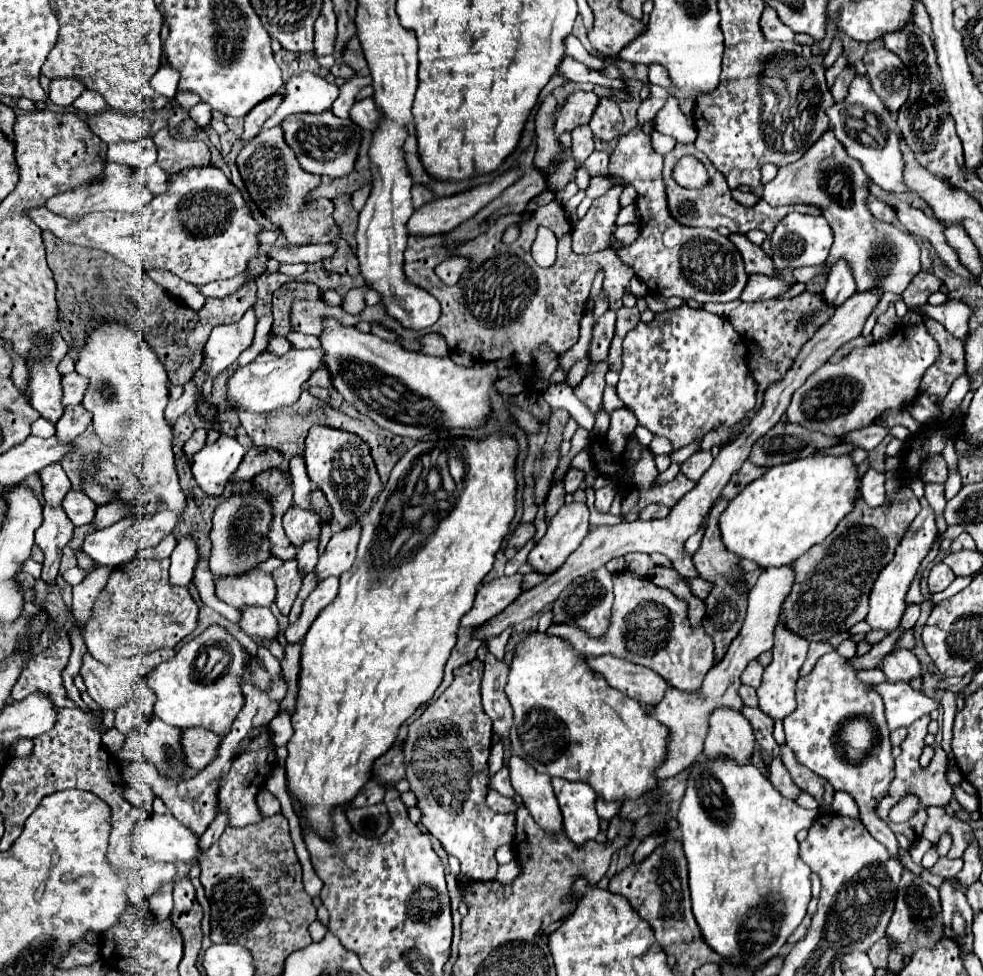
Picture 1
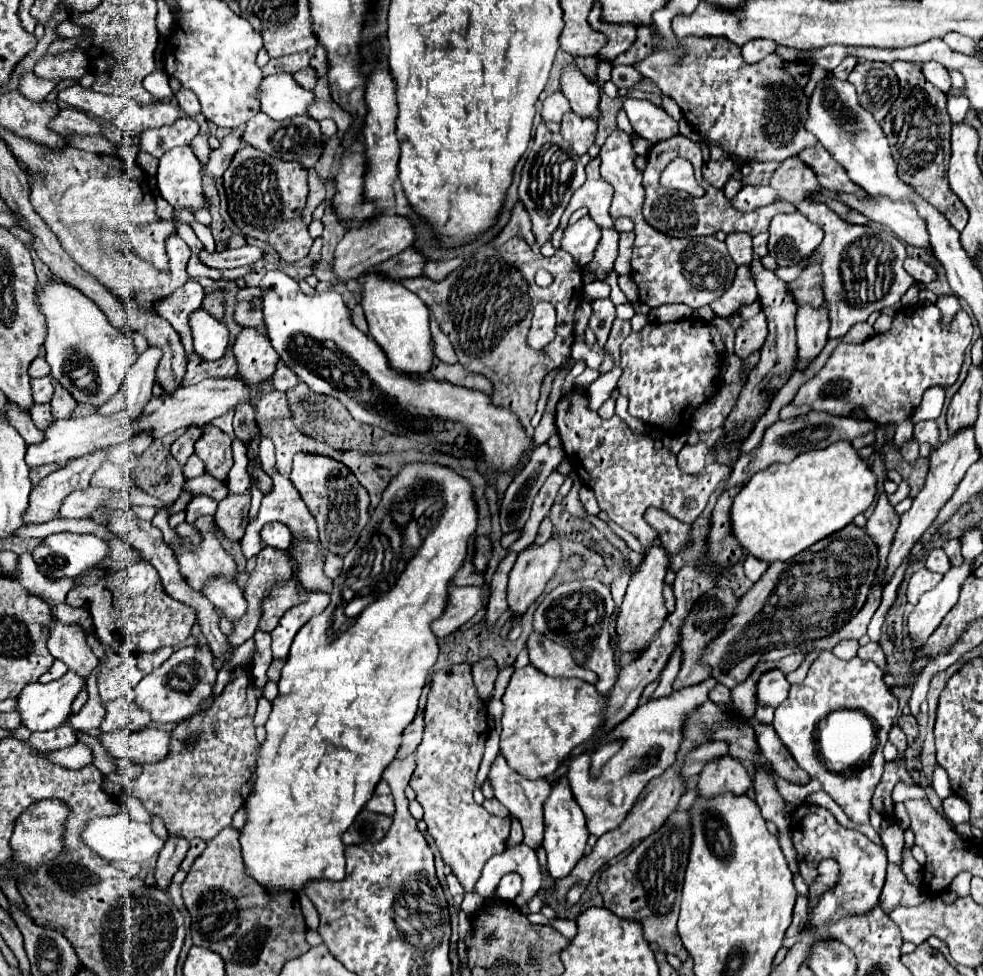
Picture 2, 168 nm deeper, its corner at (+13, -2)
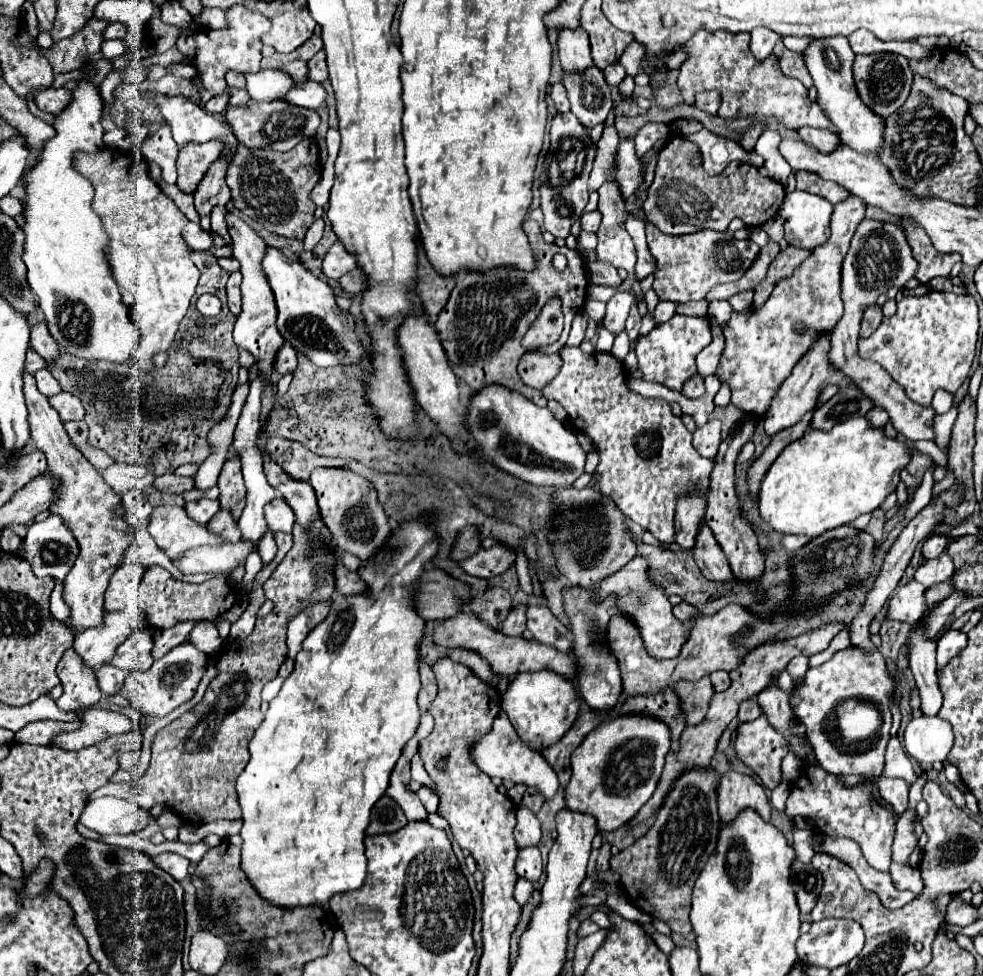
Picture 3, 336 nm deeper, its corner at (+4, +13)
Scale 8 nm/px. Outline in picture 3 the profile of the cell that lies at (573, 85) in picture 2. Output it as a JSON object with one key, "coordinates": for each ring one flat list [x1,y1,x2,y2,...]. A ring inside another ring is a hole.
{"coordinates":[[562,29,558,35,558,51,562,69,568,73,582,73,592,67,588,33,584,33,584,29]]}

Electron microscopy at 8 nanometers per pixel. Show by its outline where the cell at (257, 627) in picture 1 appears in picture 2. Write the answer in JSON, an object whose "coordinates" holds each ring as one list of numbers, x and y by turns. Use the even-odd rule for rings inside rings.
{"coordinates":[[211,578,203,588,201,594,217,608,223,610,223,614,235,622,239,620,245,610,247,610,247,602,243,598,243,592,239,588,239,584,235,580,229,578]]}

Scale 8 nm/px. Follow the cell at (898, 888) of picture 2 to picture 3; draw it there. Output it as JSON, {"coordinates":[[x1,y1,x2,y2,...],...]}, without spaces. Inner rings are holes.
{"coordinates":[[904,811,900,815,900,819,896,821,896,837,894,837,894,861,908,865,908,857,912,855,914,847,916,847,916,837,912,831,912,819,914,819,914,811]]}

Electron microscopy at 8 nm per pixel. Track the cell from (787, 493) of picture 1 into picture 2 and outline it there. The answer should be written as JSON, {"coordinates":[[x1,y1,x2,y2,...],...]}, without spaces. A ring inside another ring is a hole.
{"coordinates":[[839,440,821,450,809,450,799,454,787,464,771,464,769,468,753,474,749,484,739,492,731,508,731,524,739,544,755,558,765,562,789,560,807,550,815,542,839,532,853,522,857,514,863,514,877,494,877,476,859,456,859,452,847,440]]}

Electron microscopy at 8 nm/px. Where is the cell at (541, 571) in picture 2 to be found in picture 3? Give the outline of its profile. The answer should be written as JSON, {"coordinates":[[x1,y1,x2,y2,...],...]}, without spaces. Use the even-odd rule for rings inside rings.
{"coordinates":[[516,605,510,611,510,615,506,617,506,621,502,623,500,631,506,635,512,635,512,637,522,635,526,629,526,611,528,611,528,605]]}

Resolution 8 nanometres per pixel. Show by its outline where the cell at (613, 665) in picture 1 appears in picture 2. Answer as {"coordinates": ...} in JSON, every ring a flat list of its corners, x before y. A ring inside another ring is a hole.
{"coordinates":[[533,630,527,640,527,652,531,664,547,676,563,676,563,678,581,678,585,682,595,682,595,676,587,672,587,668,579,668,575,660,571,660,571,652,561,644,549,640,541,632]]}

